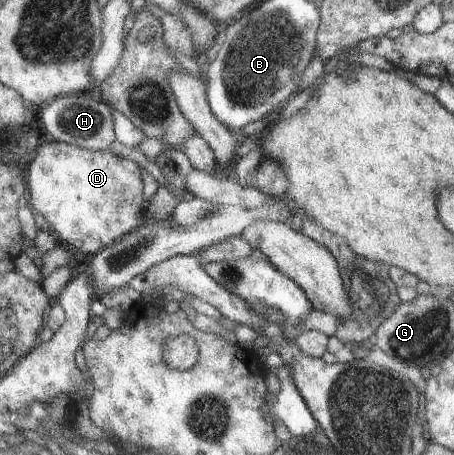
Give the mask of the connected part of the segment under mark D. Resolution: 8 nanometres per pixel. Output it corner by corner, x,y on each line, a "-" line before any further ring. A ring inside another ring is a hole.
49,141
35,146
27,165
27,204
46,221
58,239
59,244
71,245
75,251
93,255
121,235
133,231
137,225
146,221
141,200
141,171
135,161
117,157
109,148
105,150
88,150
66,144
62,141

